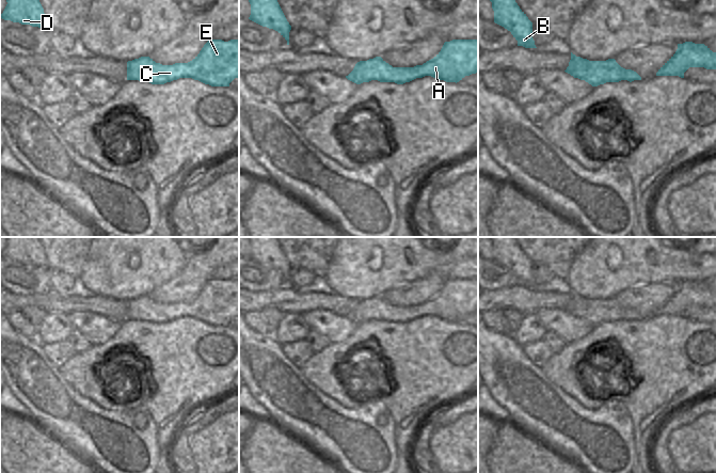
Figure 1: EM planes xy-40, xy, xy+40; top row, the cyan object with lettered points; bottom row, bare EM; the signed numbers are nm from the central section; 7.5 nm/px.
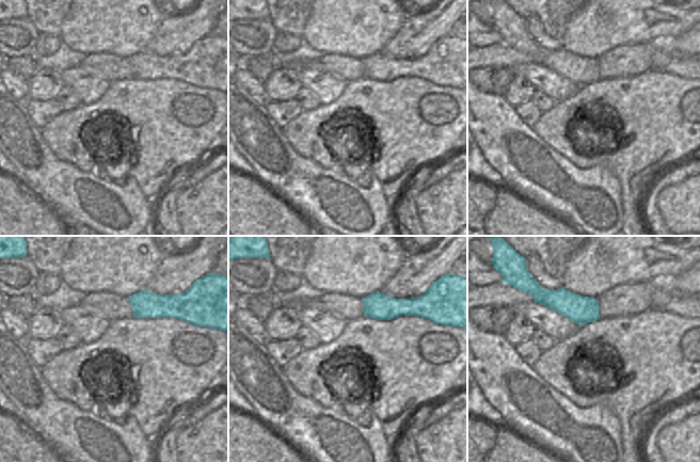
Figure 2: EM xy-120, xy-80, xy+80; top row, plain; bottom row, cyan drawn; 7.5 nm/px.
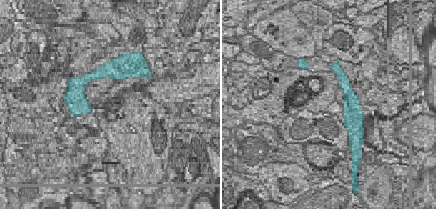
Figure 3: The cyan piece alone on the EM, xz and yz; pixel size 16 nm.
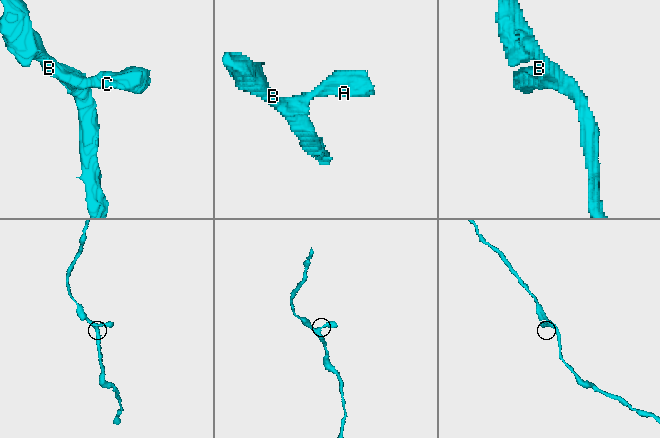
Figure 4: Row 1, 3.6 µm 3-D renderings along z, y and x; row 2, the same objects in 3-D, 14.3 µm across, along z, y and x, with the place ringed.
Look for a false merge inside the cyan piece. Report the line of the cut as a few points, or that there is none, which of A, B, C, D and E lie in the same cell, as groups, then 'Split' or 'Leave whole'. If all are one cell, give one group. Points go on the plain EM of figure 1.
No split. Groups: A B C D E. Leave whole.

